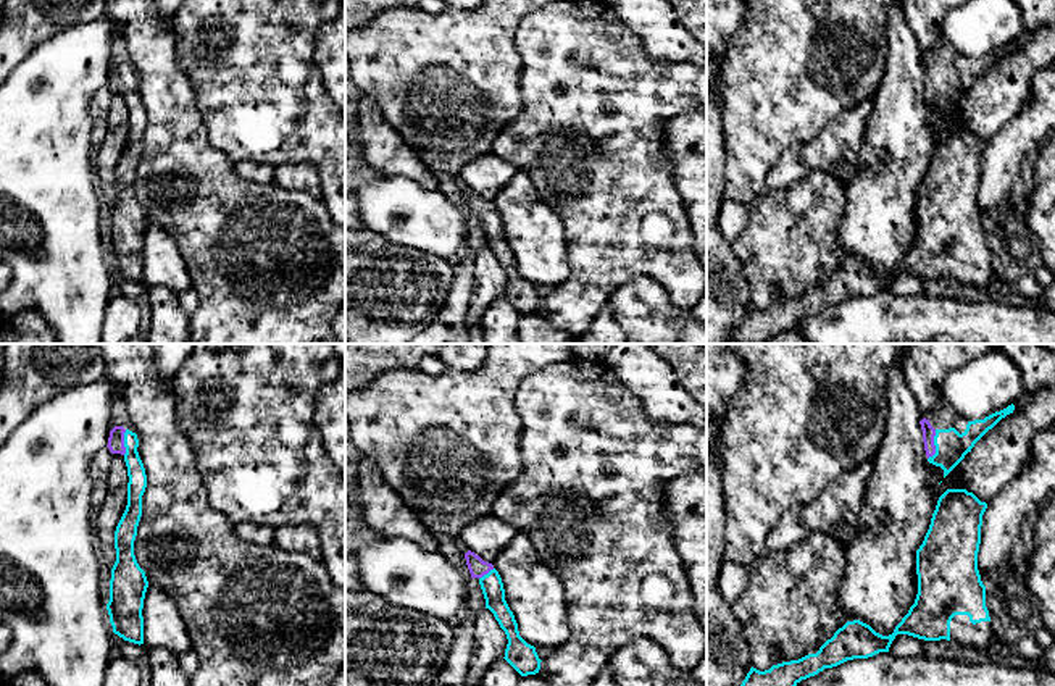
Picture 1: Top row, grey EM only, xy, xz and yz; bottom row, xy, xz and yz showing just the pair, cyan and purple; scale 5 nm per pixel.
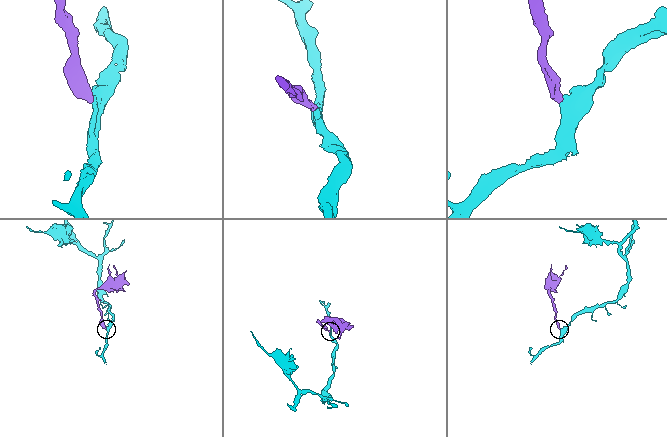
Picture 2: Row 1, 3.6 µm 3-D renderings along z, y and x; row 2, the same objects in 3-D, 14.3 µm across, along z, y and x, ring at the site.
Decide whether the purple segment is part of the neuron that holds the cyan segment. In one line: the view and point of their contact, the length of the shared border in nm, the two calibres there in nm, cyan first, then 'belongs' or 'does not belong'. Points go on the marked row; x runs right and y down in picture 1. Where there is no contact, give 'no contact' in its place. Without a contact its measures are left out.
yz (934, 444) | 160 nm | 160/60 nm | belongs

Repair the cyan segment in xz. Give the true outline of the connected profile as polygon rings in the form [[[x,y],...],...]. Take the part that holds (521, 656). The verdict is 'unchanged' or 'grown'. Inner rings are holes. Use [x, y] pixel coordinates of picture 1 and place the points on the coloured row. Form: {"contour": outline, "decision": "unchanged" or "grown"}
{"contour": [[[468,550],[465,554],[471,578],[477,578],[484,599],[486,609],[489,609],[500,628],[505,631],[508,644],[505,649],[505,660],[521,675],[536,675],[540,670],[540,659],[536,647],[528,644],[518,631],[518,623],[513,612],[505,600],[505,589],[498,571],[492,563],[484,562],[479,555]]], "decision": "grown"}

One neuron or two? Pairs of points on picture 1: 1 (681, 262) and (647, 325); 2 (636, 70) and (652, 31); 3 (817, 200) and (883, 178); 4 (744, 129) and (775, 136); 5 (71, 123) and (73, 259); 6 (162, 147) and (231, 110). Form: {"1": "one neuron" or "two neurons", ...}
{"1": "two neurons", "2": "two neurons", "3": "two neurons", "4": "one neuron", "5": "one neuron", "6": "two neurons"}

